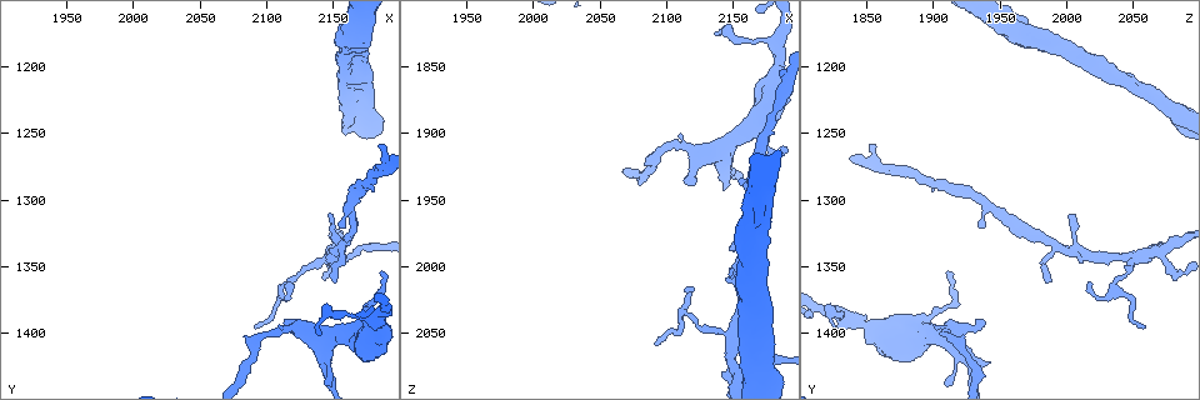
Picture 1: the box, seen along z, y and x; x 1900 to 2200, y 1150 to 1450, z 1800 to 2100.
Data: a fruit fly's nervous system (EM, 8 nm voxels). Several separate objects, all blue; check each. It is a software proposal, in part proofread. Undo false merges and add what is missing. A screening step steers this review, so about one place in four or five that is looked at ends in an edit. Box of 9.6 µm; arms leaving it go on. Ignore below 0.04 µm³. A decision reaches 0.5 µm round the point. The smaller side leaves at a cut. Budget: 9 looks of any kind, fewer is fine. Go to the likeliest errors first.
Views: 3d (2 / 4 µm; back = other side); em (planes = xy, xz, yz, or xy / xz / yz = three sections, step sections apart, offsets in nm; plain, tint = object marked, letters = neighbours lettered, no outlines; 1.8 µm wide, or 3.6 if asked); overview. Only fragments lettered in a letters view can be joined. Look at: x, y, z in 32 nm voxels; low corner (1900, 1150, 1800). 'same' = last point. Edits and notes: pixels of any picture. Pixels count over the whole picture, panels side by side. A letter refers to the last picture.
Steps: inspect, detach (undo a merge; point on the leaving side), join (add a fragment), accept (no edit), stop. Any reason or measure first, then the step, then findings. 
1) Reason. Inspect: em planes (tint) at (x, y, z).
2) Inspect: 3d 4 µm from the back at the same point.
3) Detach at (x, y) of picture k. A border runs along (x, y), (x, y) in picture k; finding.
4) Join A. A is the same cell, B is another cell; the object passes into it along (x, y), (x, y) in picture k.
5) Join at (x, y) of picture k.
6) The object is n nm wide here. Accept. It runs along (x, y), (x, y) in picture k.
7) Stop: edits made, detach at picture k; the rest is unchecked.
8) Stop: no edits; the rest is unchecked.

A fork. Inspect: 3d 4 µm at (2166, 1232, 2082).

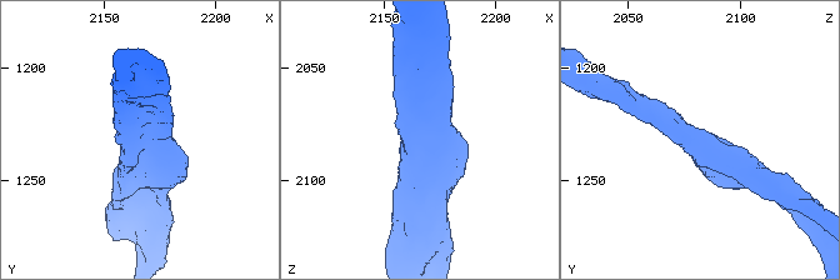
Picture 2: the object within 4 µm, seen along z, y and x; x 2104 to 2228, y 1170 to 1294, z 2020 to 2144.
3 arms meet here; the arms are 280, 300, 400 nm wide. Inspect: em planes (tint) at (2166, 1233, 2083).

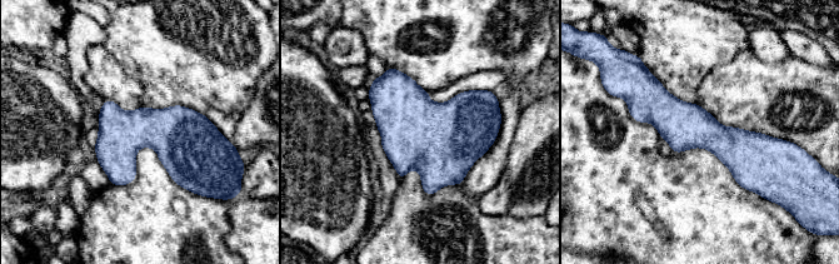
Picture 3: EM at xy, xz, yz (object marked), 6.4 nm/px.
Inspect: em planes (letters) at the same point.

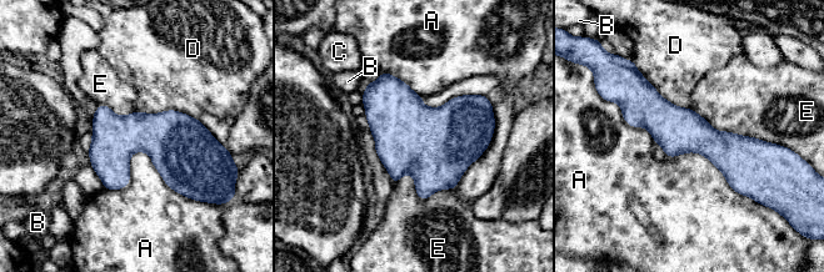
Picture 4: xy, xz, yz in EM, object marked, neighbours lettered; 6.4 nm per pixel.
Accept. A, B, C, D and E are other cells; it runs along (624, 109), (768, 149) in picture 4; continuous, no second neuron.

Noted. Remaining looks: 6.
Inspect: 3d 2 µm at (2160, 1198, 2018).

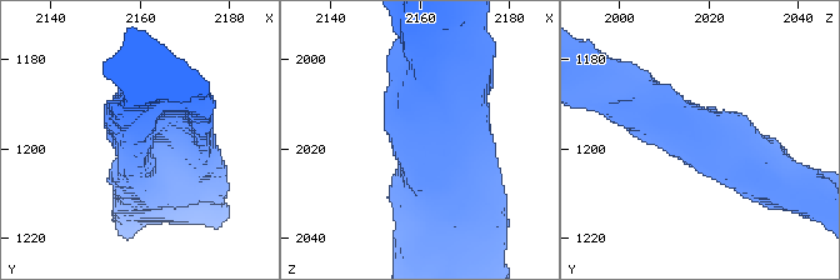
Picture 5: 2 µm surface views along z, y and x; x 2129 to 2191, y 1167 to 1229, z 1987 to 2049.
Inspect: em 3.6 µm xz step 8 (letters) at (2159, 1198, 2020).

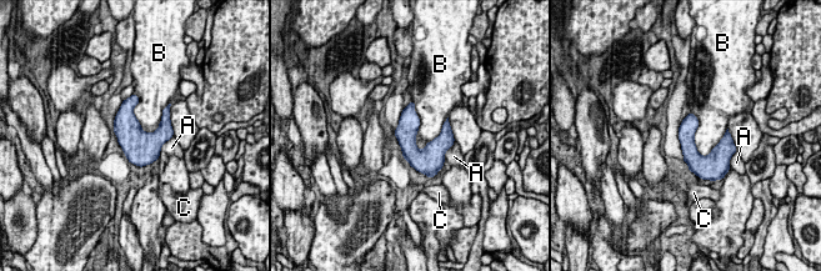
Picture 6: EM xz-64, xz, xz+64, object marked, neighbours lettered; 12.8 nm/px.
Another direction. Inspect: em 3.6 µm yz step 4 (letters) at the same point.

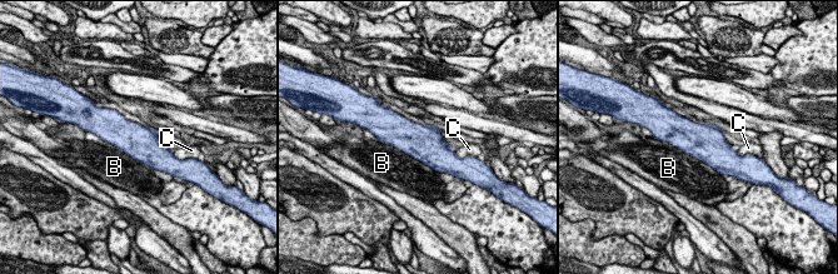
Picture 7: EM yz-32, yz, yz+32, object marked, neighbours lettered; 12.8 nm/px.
The object is 460 nm wide here. Accept. B and C are other cells; a border runs along (656, 138), (707, 163), (722, 175) in picture 7; one neuron here.

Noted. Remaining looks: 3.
Inspect: em planes (letters) at (2154, 1342, 2052).

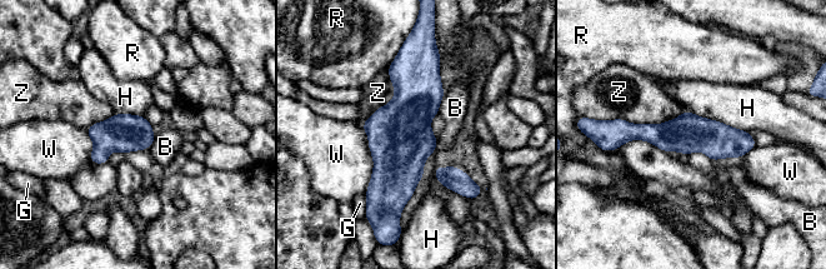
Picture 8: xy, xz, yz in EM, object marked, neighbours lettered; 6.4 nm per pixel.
The object is 240 nm wide here. Accept. B, G, H, R, W and Z are other cells; it runs along (621, 126), (751, 144) in picture 8; one neuron here.

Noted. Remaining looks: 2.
Free end. Inspect: 3d 2 µm from the back at (2096, 1396, 2056).

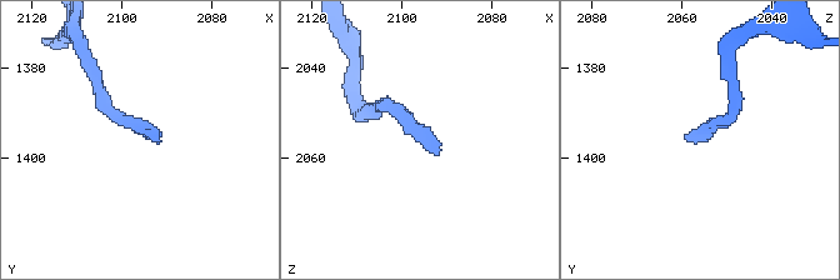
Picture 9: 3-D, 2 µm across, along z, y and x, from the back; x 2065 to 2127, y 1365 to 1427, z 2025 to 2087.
Shape alone is not enough. Inspect: em 3.6 µm planes (letters) at (2094, 1395, 2059).

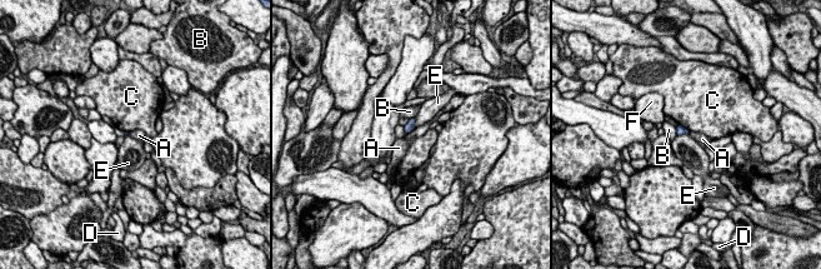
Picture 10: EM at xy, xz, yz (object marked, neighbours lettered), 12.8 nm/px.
Accept. A, B, C, D, E and F are other cells; a border runs along (414, 129), (406, 134) in picture 10; no lettered fragment goes on from it.

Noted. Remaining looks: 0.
Stop: no edits; the rest is unchecked.

